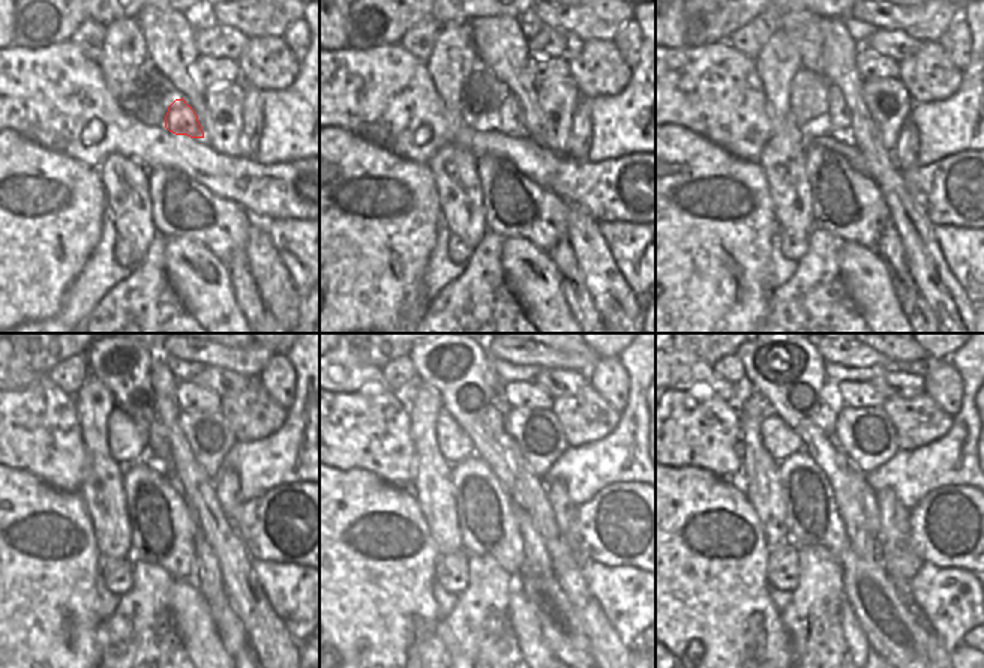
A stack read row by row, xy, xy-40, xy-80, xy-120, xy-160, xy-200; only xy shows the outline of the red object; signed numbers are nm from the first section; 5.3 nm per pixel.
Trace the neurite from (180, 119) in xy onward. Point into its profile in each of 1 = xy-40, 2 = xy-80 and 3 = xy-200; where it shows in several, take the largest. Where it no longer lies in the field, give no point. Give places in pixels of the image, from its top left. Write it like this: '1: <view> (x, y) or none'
1: xy-40 (510, 120)
2: xy-80 (837, 114)
3: xy-200 (825, 418)

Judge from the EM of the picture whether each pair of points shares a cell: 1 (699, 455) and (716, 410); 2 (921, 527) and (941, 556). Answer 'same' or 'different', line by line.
1: same
2: same

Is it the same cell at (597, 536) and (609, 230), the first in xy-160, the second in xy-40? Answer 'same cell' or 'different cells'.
different cells

